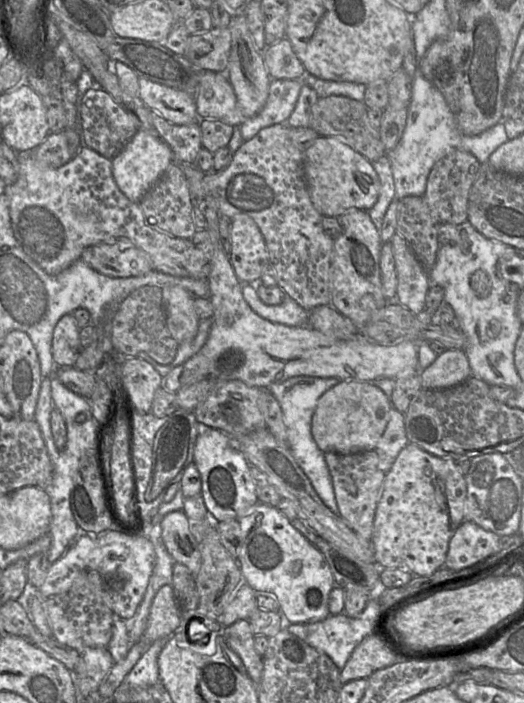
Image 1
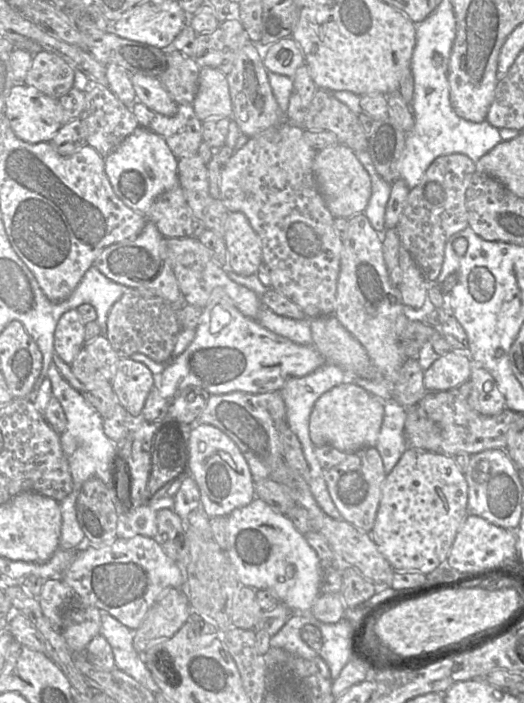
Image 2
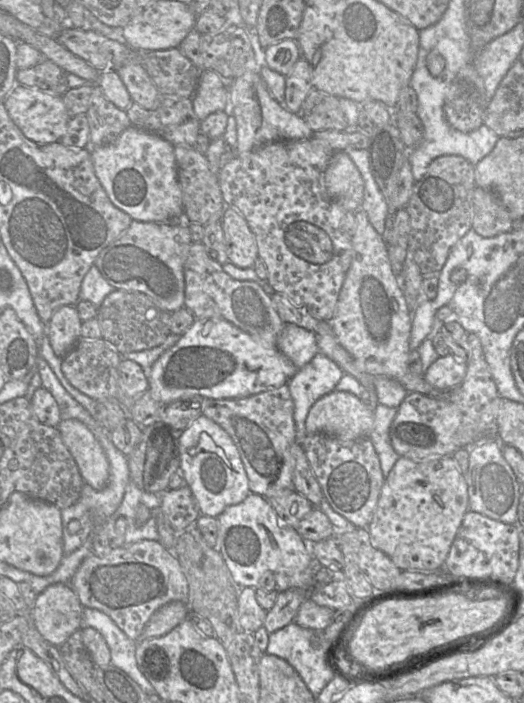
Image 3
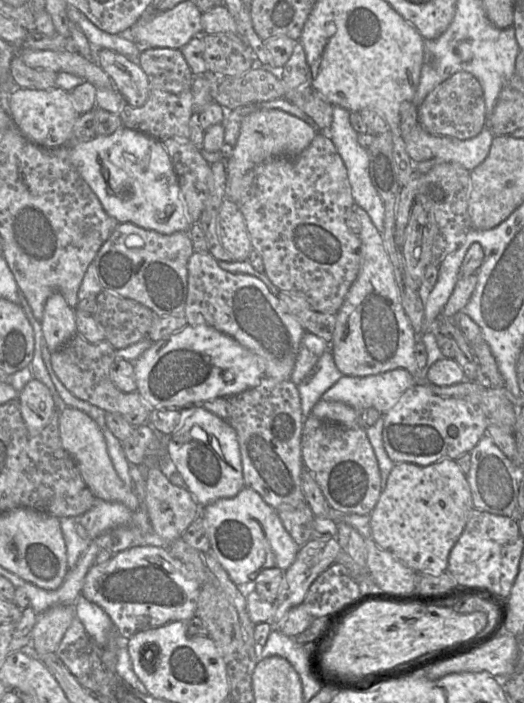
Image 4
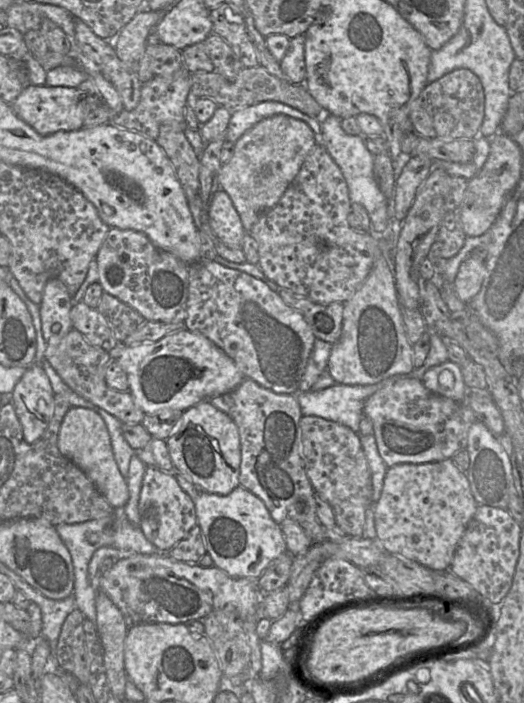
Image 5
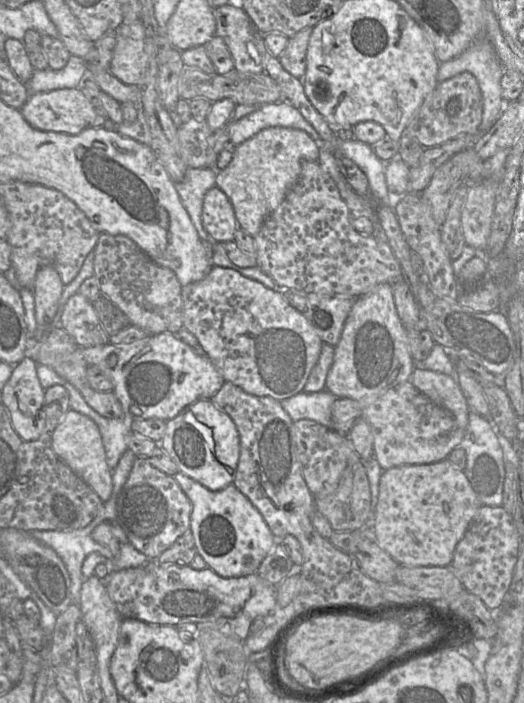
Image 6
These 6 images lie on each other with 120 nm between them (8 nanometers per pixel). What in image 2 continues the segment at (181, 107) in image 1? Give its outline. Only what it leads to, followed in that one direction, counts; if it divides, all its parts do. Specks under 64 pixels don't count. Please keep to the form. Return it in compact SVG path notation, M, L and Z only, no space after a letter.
M131 74L130 79L136 93L136 101L165 116L173 116L177 112L178 104L170 97L159 78Z

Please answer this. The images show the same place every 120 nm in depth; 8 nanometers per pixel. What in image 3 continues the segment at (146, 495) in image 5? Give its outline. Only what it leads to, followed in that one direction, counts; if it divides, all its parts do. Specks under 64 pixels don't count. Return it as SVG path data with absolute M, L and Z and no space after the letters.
M187 485L163 491L160 508L177 533L190 530L201 514L192 491Z

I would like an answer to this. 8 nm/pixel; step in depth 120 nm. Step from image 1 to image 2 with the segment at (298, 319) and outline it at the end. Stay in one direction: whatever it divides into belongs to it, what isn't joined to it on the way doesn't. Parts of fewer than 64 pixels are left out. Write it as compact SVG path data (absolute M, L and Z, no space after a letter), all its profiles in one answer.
M262 306L256 320L267 330L299 345L313 345L309 319L295 320L273 313Z

